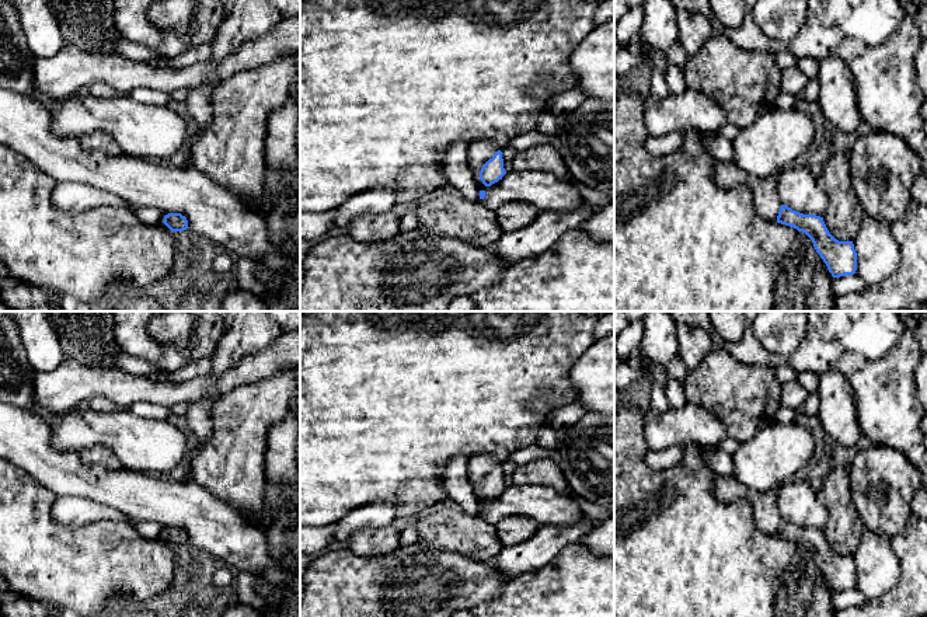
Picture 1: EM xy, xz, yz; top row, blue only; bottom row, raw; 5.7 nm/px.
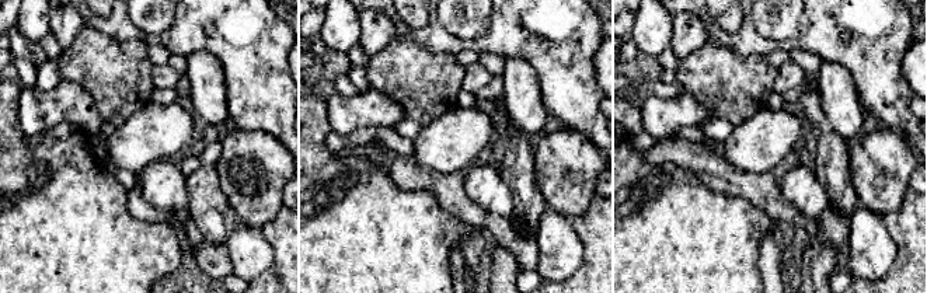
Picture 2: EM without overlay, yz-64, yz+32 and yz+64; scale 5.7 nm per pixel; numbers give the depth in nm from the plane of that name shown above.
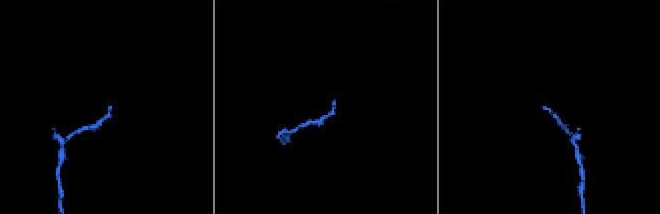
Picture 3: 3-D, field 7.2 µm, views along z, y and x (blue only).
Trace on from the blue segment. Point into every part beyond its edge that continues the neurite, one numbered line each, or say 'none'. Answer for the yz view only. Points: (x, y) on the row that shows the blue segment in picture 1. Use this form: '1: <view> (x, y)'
1: yz (767, 204)

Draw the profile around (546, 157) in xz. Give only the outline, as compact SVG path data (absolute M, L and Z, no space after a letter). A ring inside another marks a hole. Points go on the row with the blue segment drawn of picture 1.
M554 143L539 144L516 153L513 171L551 172L562 179L572 179L565 161Z

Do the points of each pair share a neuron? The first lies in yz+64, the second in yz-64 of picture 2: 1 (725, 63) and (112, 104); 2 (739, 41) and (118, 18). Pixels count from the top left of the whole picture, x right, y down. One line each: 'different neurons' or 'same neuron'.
1: same neuron
2: same neuron

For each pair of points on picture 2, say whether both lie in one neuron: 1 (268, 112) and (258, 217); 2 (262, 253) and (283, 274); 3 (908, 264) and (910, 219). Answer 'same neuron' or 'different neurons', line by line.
1: different neurons
2: different neurons
3: same neuron

